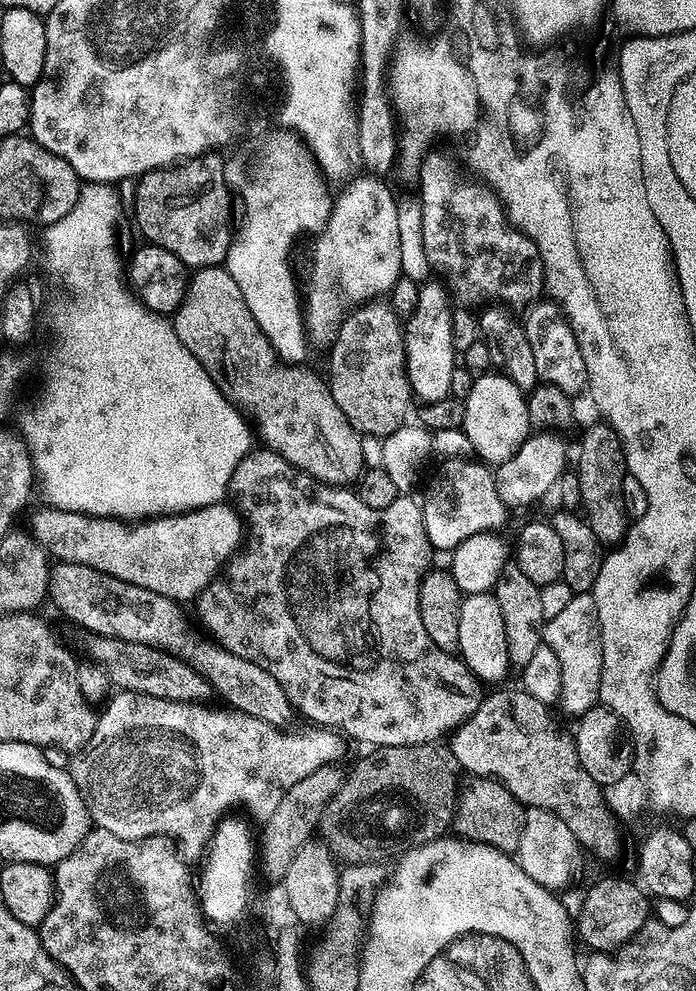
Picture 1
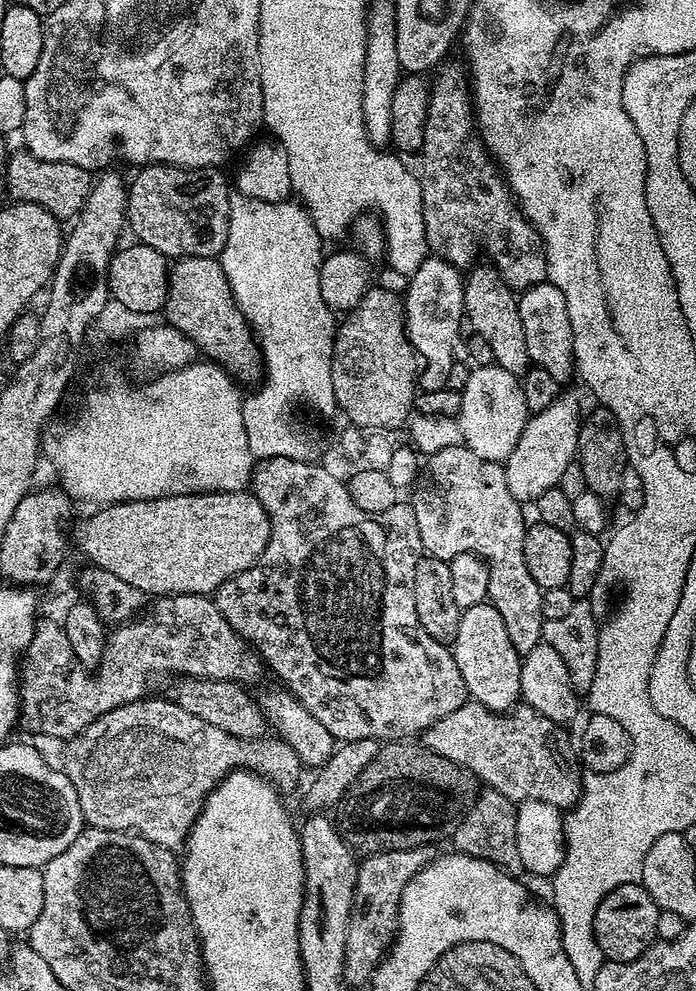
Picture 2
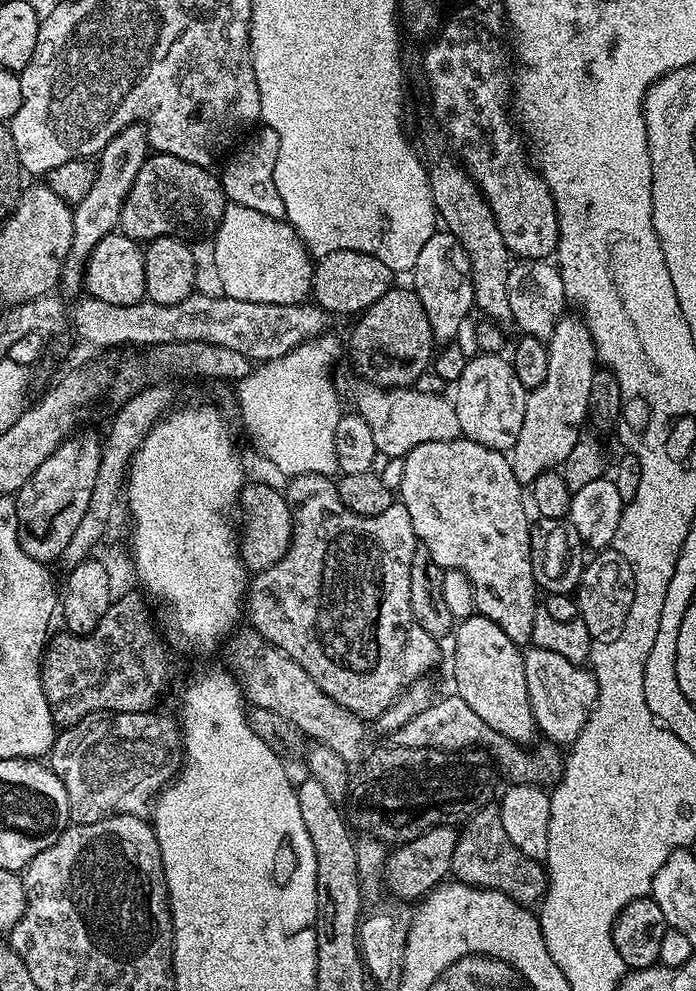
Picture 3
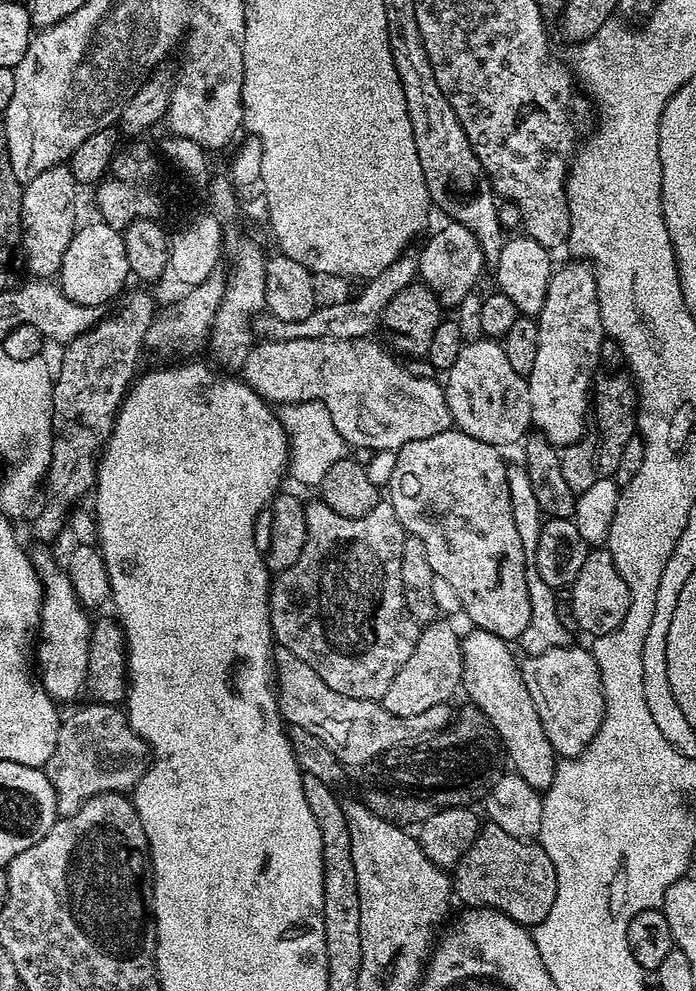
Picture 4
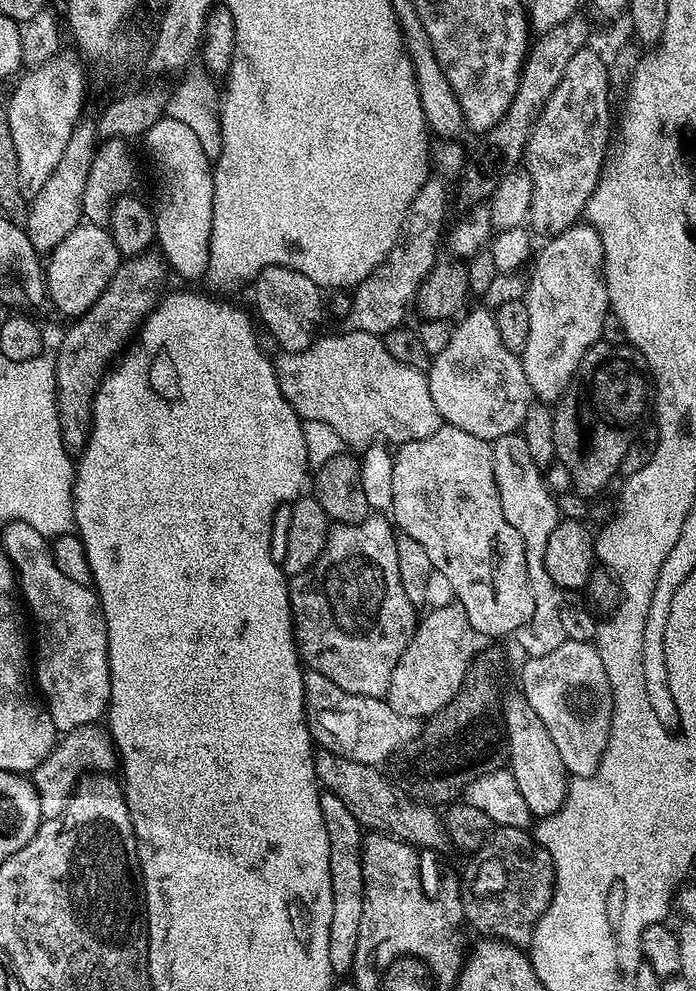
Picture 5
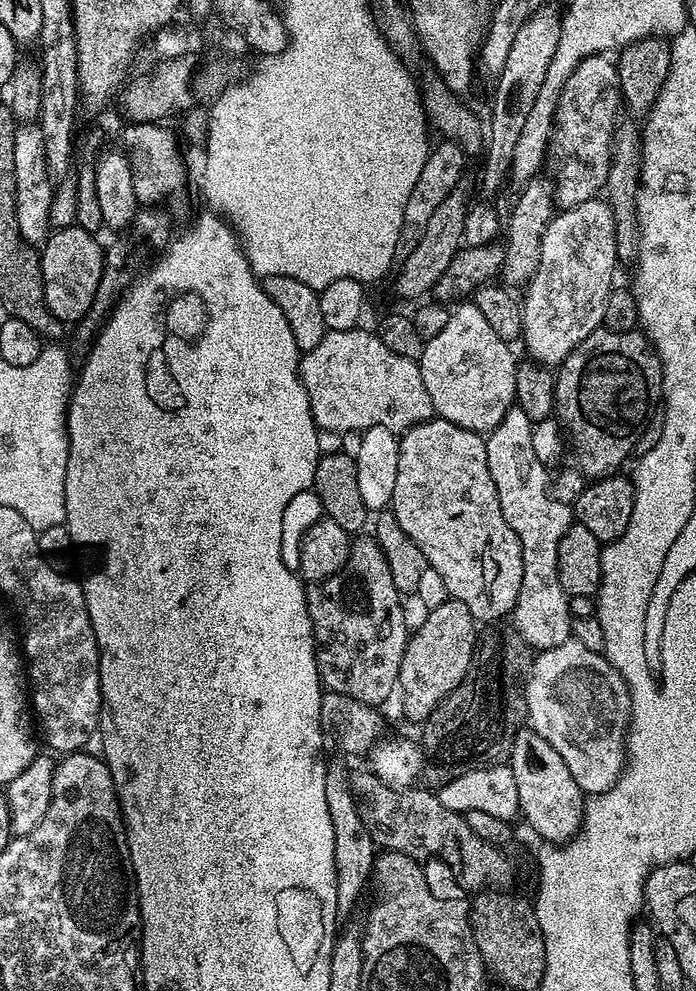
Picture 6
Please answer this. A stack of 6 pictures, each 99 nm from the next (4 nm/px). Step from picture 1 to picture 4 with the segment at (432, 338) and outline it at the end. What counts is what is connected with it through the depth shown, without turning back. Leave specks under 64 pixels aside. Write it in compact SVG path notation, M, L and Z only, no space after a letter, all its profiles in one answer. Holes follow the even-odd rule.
M456 221L445 223L436 231L418 253L418 271L421 281L432 288L443 307L462 303L477 284L486 261L481 244L473 232Z

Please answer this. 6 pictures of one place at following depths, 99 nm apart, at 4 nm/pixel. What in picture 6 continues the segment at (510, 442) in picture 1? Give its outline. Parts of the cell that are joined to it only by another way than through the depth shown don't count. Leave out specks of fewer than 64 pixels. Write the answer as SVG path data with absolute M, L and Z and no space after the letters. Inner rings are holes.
M474 302L457 303L449 311L446 327L424 342L418 361L433 413L471 432L492 432L516 403L518 360L508 348L509 341L494 334Z

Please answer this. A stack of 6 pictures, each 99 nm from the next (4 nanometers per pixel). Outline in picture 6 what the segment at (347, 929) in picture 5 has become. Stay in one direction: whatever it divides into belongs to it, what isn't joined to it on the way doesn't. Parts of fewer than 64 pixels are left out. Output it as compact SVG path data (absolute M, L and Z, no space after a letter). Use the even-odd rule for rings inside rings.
M328 764L326 770L326 806L330 809L330 823L334 826L334 870L338 882L337 917L344 918L356 908L362 888L369 883L372 863L376 861L378 849L366 830L362 817L358 815L358 806L354 806L354 794L350 772L340 764Z

